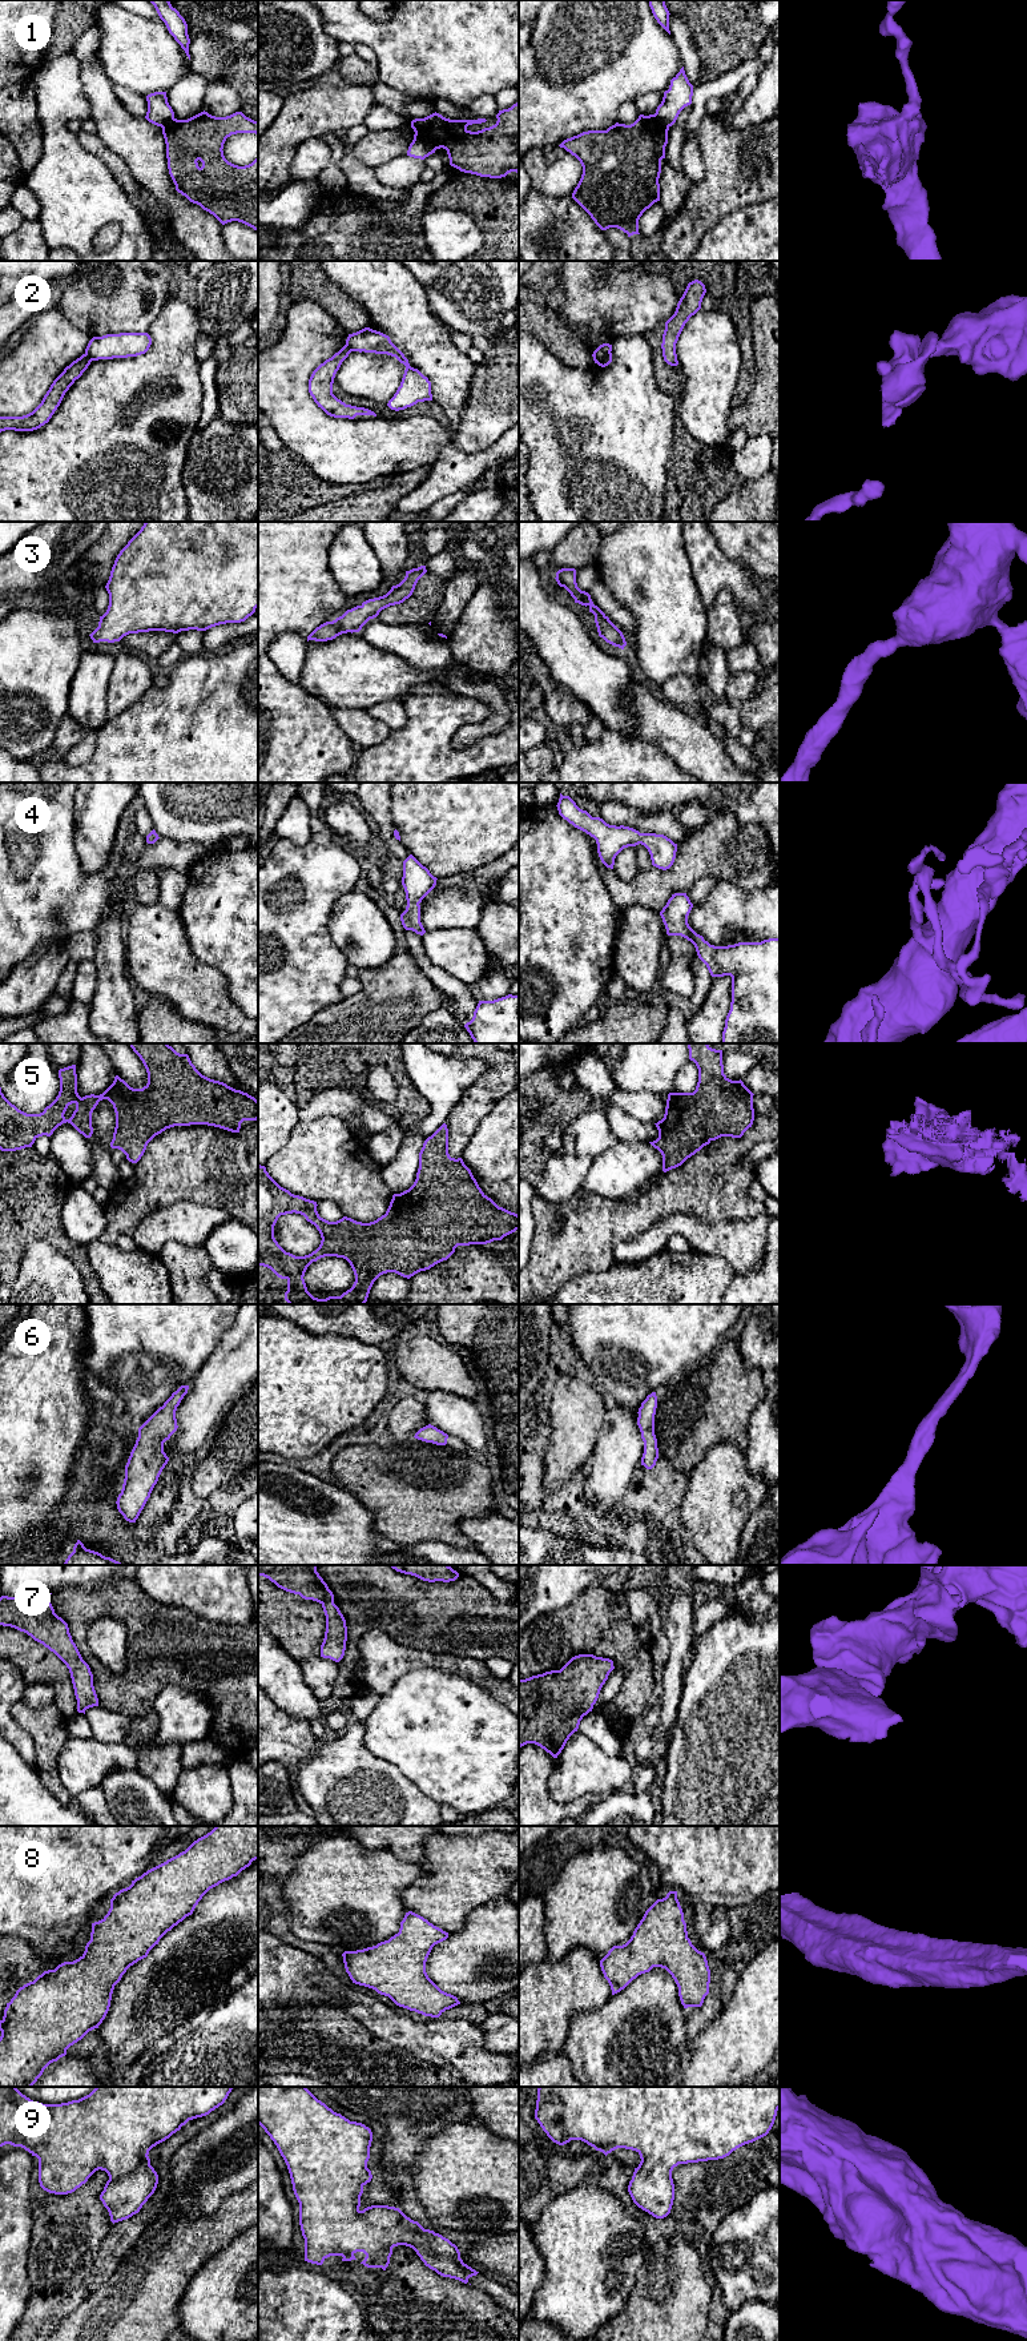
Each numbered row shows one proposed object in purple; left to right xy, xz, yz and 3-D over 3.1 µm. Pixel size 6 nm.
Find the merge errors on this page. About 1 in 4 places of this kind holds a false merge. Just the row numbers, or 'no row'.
1, 2

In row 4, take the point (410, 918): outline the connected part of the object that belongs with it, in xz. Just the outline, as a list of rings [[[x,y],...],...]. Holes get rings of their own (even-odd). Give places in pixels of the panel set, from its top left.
[[[412,854],[403,861],[402,885],[406,892],[407,906],[400,914],[406,930],[423,936],[426,933],[420,922],[420,902],[435,888],[436,877],[423,866]]]

